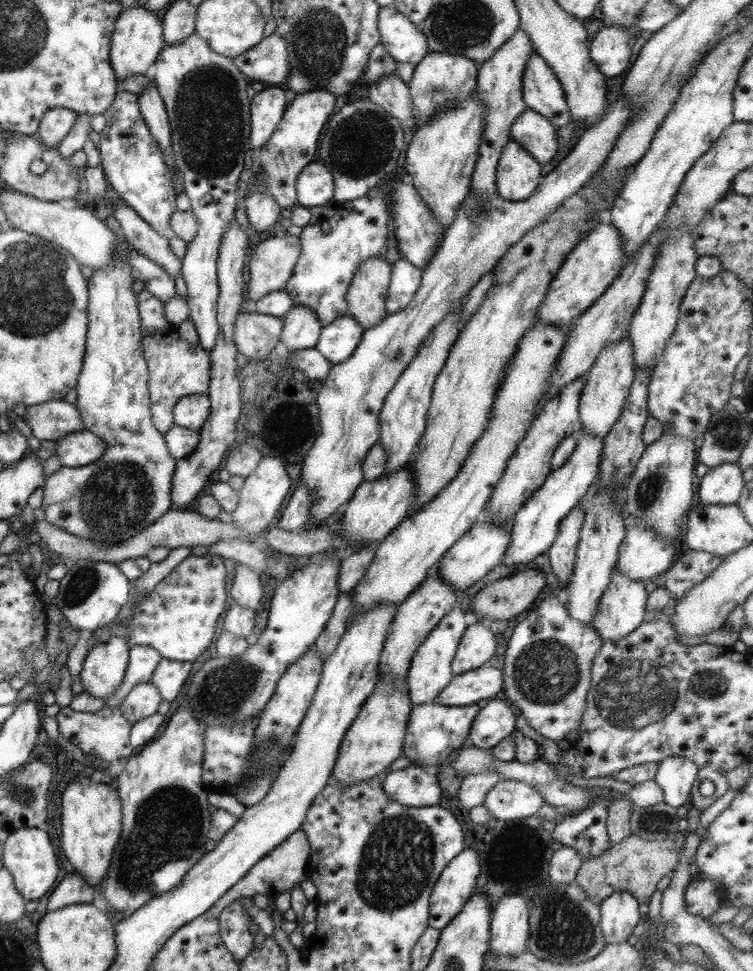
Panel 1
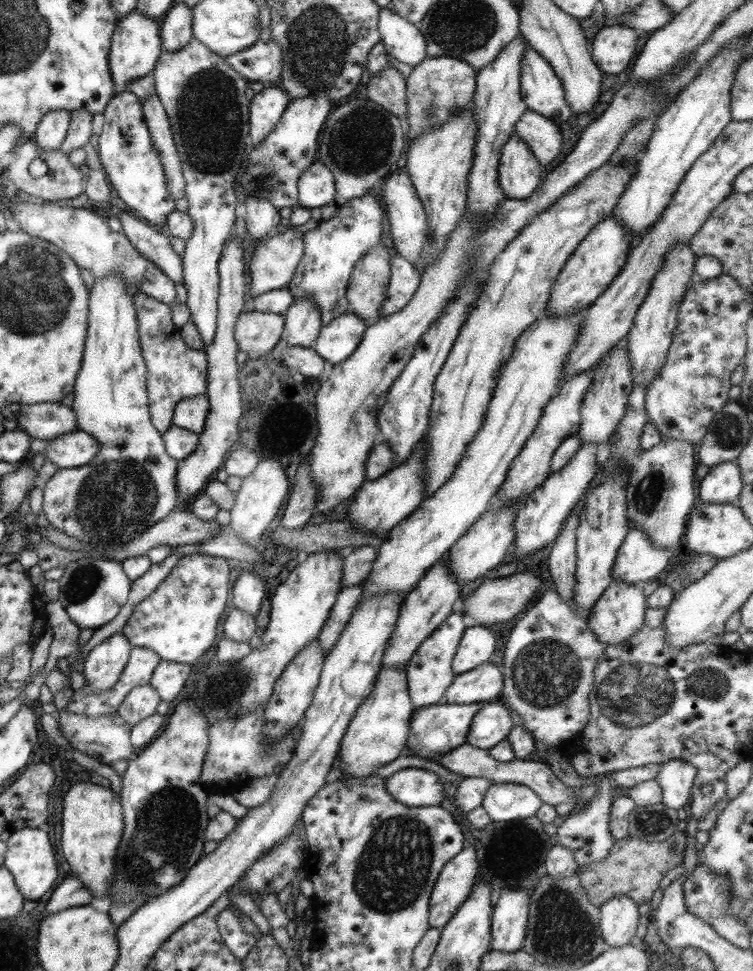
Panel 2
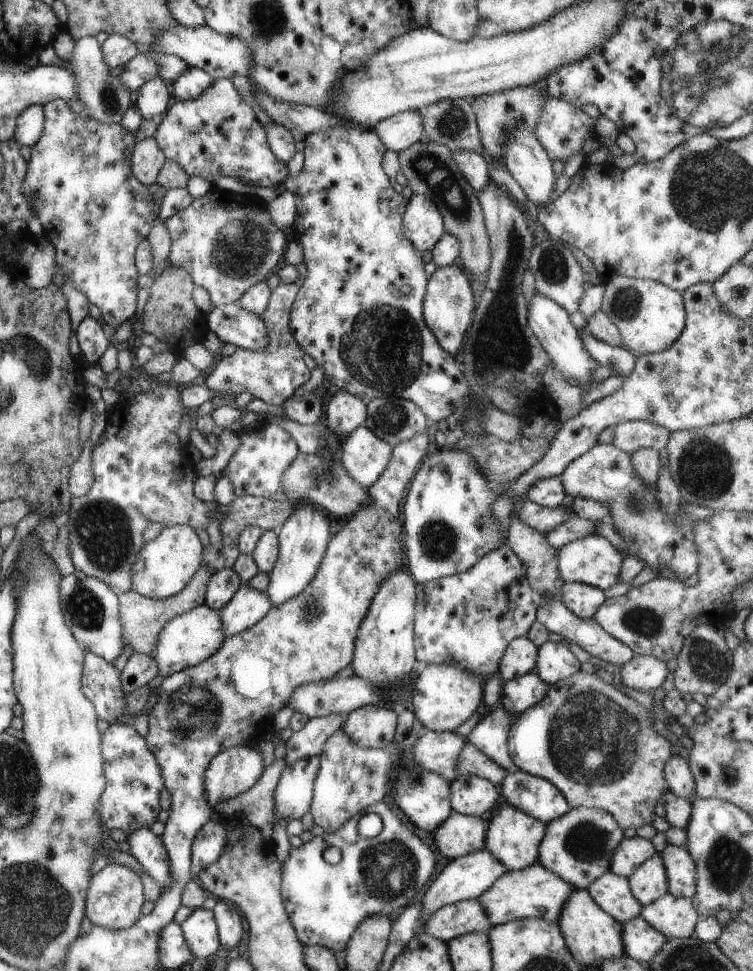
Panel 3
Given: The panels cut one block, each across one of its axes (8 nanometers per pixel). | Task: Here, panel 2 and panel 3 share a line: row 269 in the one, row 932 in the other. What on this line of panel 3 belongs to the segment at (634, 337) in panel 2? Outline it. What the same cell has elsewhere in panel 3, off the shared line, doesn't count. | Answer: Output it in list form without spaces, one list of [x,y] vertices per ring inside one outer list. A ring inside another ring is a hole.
[[[669,893],[642,906],[638,915],[668,939],[694,936],[693,927],[699,919],[691,899]]]

